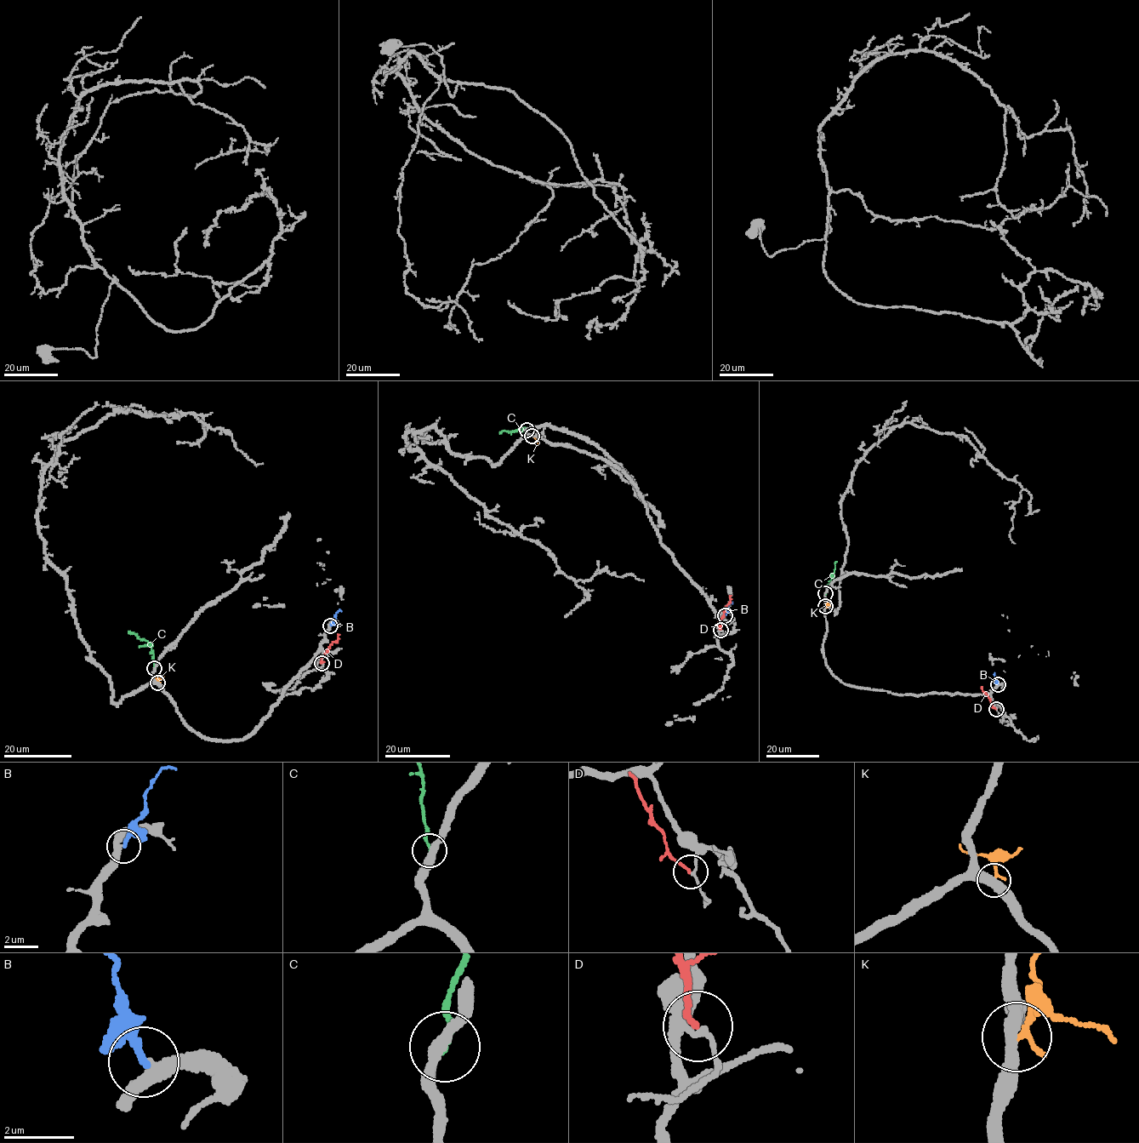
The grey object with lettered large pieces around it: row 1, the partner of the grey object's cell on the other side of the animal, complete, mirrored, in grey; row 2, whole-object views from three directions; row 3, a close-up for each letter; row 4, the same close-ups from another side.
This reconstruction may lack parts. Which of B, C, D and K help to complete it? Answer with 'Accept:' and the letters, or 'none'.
Accept: B

